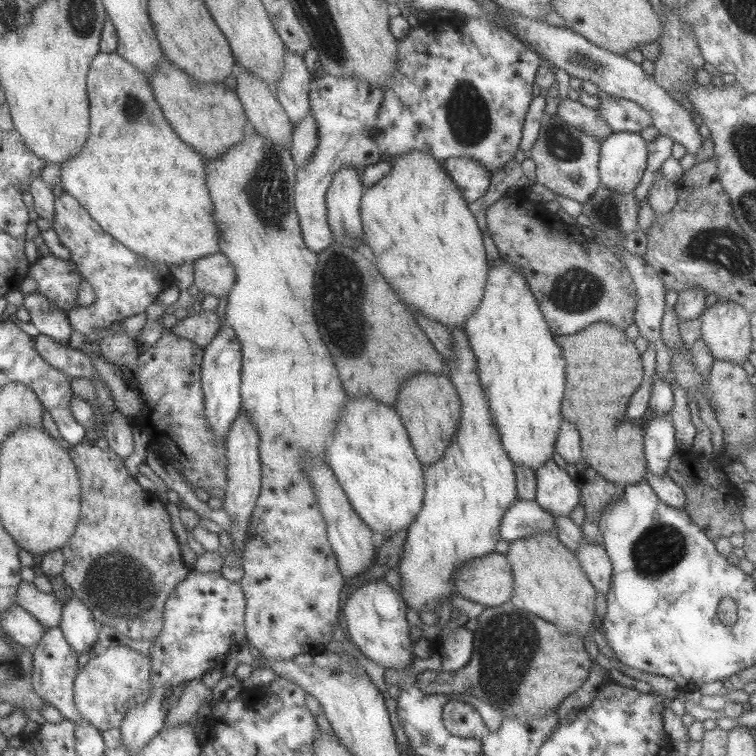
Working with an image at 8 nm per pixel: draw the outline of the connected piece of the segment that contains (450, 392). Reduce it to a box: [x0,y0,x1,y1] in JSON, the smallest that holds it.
[394,373,461,468]

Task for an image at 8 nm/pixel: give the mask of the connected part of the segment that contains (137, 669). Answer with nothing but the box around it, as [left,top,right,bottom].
[73,645,151,731]

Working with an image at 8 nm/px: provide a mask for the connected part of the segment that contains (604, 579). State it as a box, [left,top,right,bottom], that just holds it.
[574,541,612,594]

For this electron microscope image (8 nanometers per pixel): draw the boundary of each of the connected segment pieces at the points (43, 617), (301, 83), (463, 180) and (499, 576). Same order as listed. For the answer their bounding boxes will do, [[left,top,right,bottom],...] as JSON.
[[15,581,63,628],[273,50,313,126],[441,156,492,204],[451,552,513,607]]

